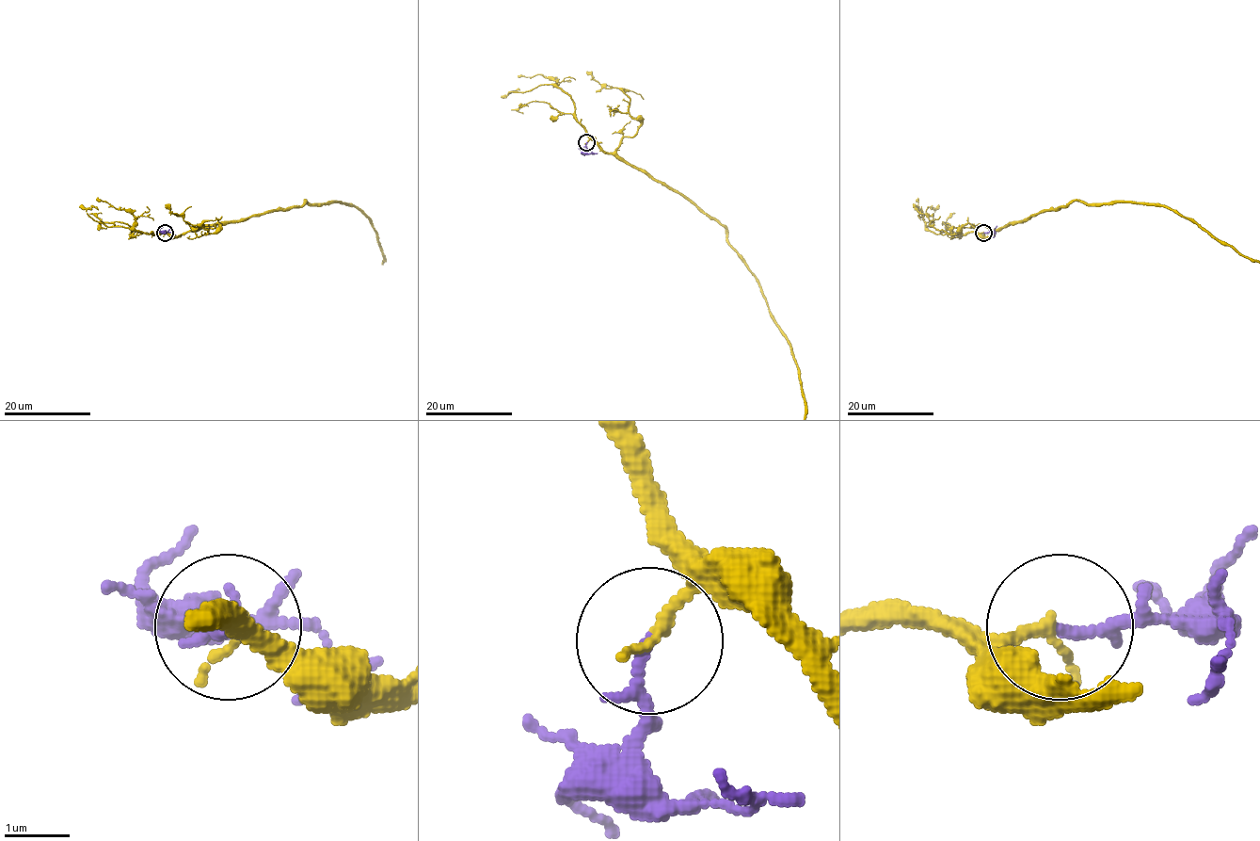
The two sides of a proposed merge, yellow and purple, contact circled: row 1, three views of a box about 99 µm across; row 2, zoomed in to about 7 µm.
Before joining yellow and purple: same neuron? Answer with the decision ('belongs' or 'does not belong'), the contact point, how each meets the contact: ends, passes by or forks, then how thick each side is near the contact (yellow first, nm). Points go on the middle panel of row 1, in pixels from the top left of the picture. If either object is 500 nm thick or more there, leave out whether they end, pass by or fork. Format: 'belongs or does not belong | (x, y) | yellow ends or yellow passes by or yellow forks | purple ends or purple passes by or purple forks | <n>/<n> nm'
belongs | (586, 142) | yellow ends | purple ends | 200/170 nm

